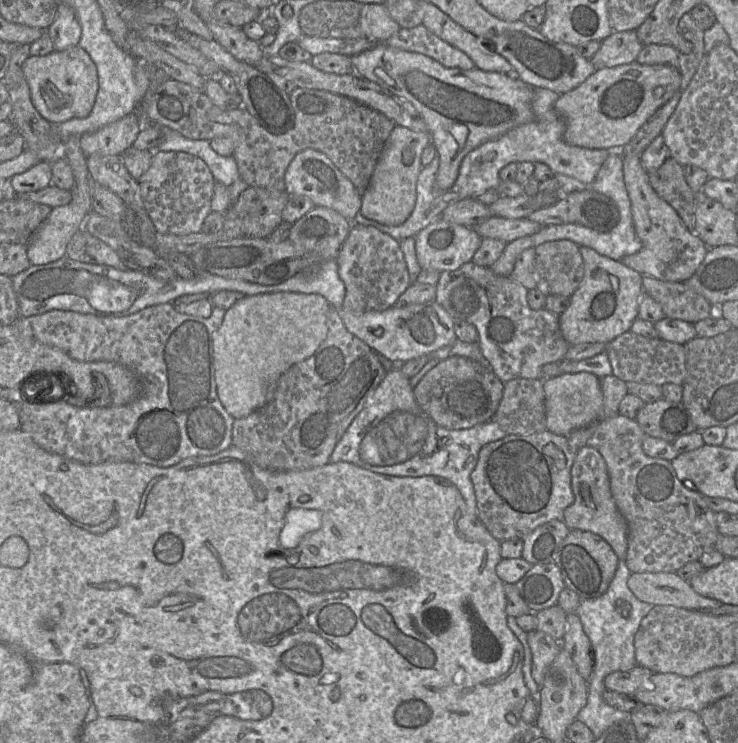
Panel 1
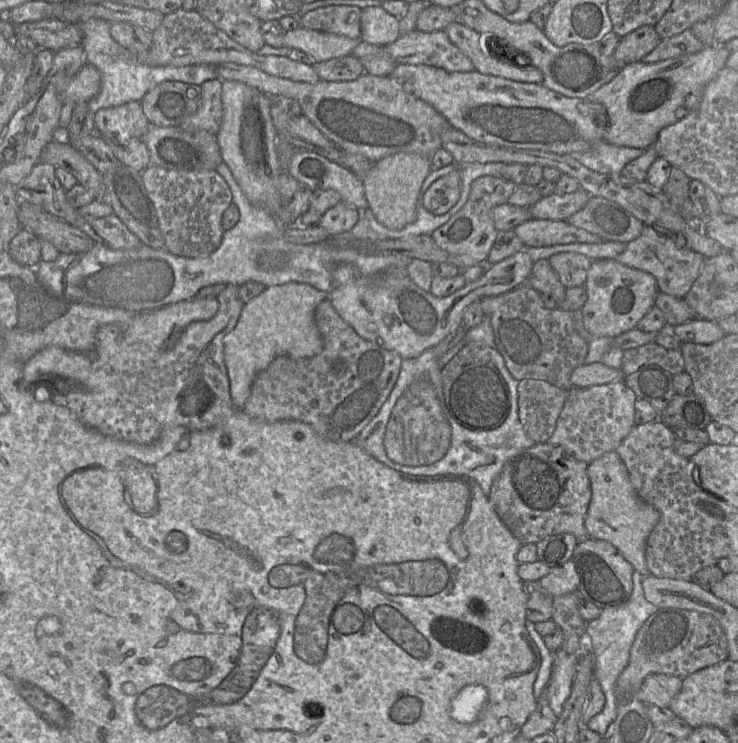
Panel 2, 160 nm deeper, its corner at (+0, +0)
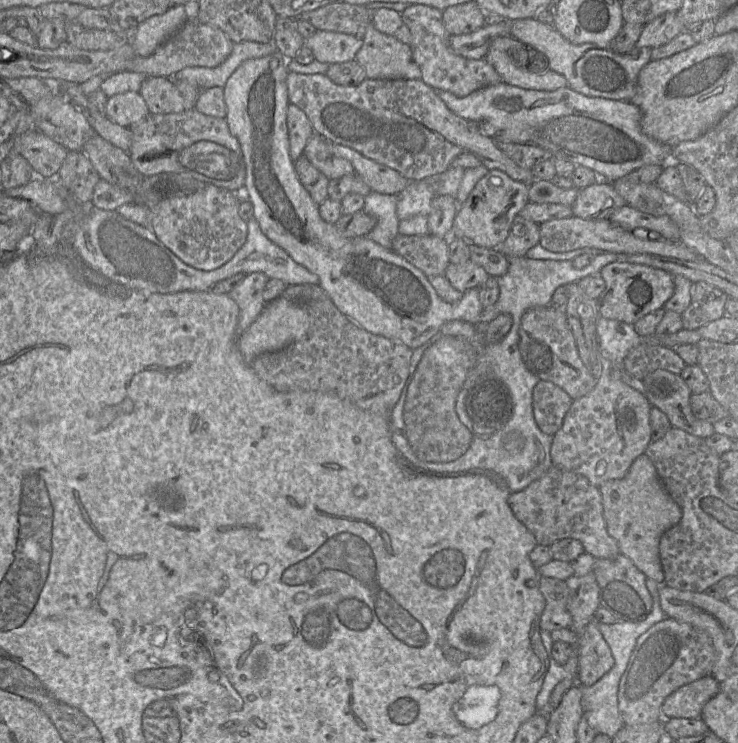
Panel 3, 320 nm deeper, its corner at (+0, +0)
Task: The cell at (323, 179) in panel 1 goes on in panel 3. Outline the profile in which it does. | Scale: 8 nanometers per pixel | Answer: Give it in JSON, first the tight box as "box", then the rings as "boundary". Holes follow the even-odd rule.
{"box":[303,133,355,180],"boundary":[[[317,133],[307,141],[303,155],[329,180],[355,173],[352,164],[336,156],[331,150],[331,143]]]}

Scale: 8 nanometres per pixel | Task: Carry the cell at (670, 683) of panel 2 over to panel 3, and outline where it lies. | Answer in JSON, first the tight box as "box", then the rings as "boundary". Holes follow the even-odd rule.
{"box":[663,675,720,718],"boundary":[[[712,675],[681,686],[665,699],[663,718],[701,718],[704,705],[719,689],[720,682]]]}

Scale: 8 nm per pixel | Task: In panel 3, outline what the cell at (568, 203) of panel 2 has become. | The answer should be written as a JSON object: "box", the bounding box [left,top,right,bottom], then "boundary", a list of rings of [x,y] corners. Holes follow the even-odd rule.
{"box":[571,183,626,220],"boundary":[[[597,183],[582,188],[571,205],[573,216],[587,220],[608,218],[617,209],[626,206],[626,201],[611,183]]]}

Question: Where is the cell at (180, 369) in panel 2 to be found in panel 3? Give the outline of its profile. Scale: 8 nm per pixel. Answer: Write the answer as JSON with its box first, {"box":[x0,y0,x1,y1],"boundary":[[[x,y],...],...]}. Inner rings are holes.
{"box":[228,272,269,337],"boundary":[[[262,272],[250,273],[228,293],[239,308],[237,337],[255,321],[263,310],[266,304],[263,291],[269,279]]]}

